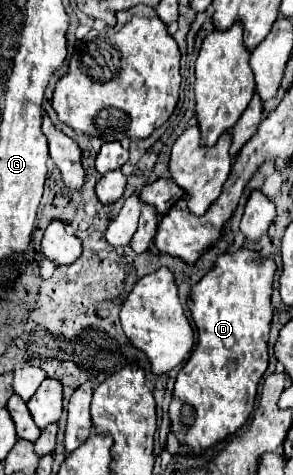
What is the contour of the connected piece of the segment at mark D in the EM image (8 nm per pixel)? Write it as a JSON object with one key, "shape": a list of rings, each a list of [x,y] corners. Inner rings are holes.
{"shape":[[[247,248],[237,250],[235,254],[223,254],[217,258],[215,268],[191,288],[187,300],[193,322],[197,326],[197,348],[193,350],[187,364],[177,374],[173,398],[169,404],[171,430],[183,446],[191,448],[191,456],[205,454],[211,446],[219,444],[227,436],[235,434],[249,418],[255,406],[257,386],[267,370],[269,360],[269,324],[273,318],[271,294],[273,294],[273,276],[276,264],[272,259],[262,258]]]}

